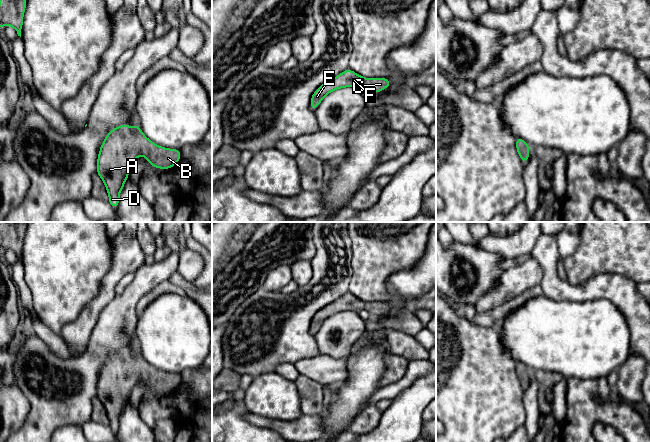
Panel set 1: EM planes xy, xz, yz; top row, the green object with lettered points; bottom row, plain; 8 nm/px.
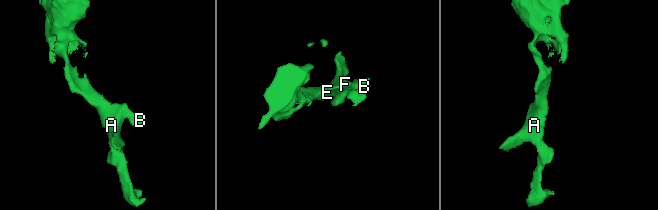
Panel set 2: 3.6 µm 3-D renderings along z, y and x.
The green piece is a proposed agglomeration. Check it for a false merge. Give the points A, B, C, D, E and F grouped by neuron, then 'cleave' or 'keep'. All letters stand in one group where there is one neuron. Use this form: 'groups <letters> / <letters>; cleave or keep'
groups A B C D E F; keep

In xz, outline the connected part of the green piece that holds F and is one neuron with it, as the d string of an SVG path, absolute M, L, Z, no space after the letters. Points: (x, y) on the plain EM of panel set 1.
M347 293L342 296L340 299L335 302L327 305L322 308L317 314L313 317L311 322L310 332L316 334L319 330L321 324L330 316L344 311L354 311L360 312L361 310L367 310L370 312L372 317L378 317L381 314L389 311L391 306L387 302L371 302L367 303L354 295Z

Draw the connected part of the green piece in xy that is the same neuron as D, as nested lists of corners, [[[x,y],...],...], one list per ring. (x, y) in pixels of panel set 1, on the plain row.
[[[139,348],[133,351],[120,349],[109,355],[100,371],[97,384],[97,398],[104,405],[109,419],[109,427],[113,433],[117,432],[119,428],[120,415],[126,406],[133,387],[140,378],[142,378],[153,391],[161,393],[173,391],[181,382],[180,374],[159,371],[157,368],[151,366],[141,356]]]

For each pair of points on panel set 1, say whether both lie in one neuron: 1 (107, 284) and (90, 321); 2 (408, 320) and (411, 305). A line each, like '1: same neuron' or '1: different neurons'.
1: same neuron
2: different neurons

